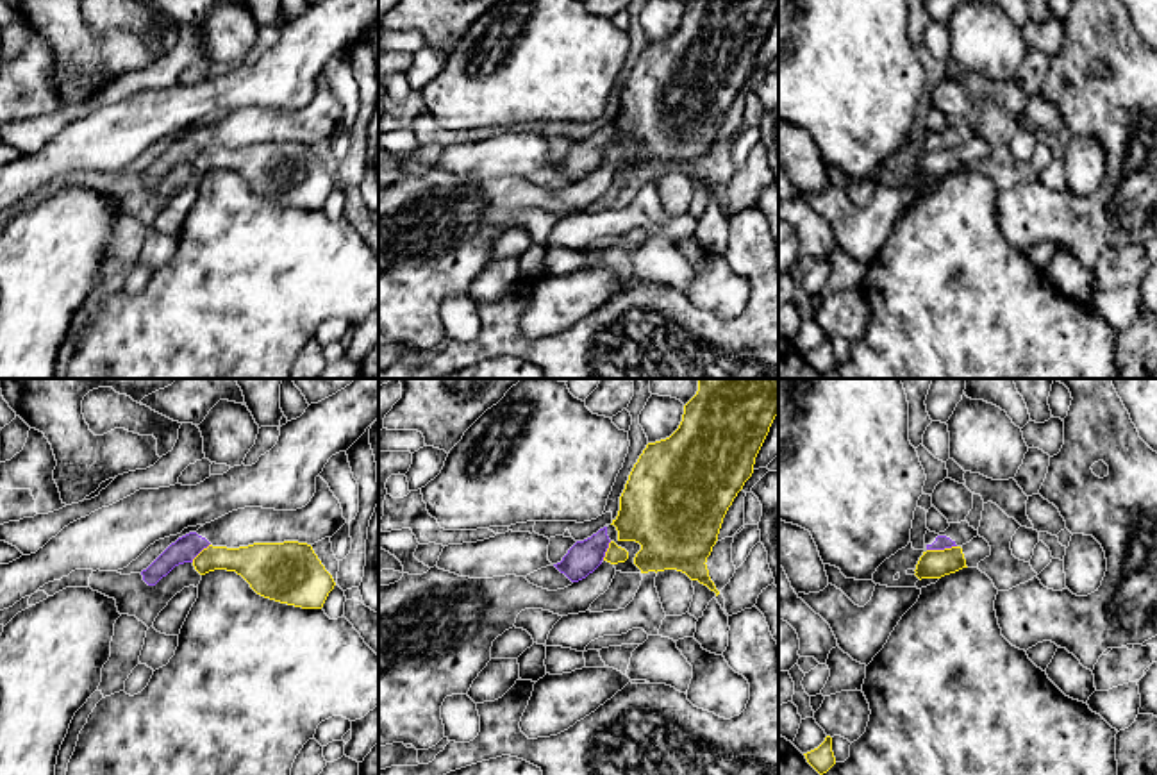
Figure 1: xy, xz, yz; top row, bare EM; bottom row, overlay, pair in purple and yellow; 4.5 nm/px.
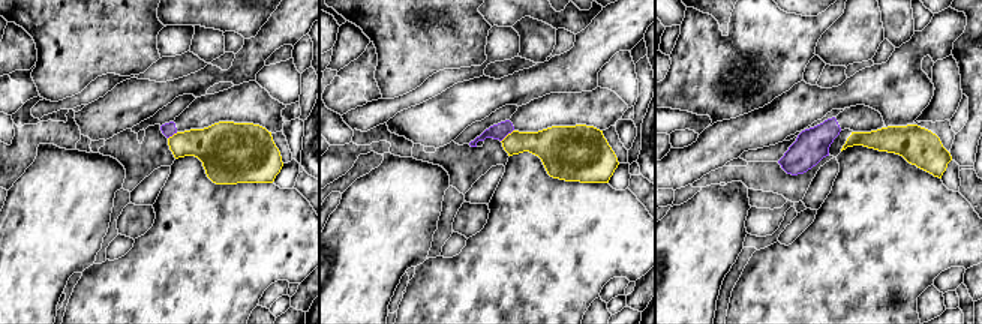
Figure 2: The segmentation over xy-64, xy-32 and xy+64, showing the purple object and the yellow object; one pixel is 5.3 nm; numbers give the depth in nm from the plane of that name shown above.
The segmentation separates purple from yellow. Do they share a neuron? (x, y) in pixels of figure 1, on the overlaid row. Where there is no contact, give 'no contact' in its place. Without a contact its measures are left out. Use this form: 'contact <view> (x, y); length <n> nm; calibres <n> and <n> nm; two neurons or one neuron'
contact yz (941, 549); length 140 nm; calibres 60 and 130 nm; two neurons

